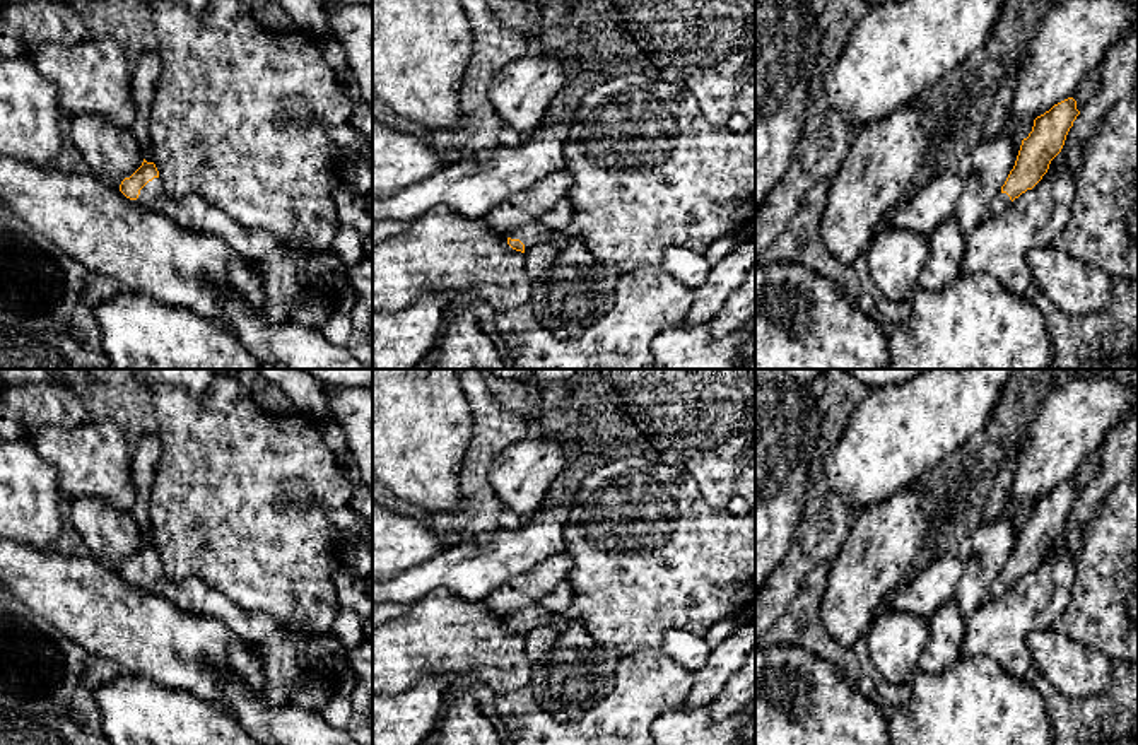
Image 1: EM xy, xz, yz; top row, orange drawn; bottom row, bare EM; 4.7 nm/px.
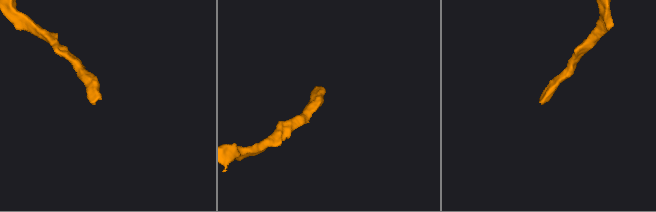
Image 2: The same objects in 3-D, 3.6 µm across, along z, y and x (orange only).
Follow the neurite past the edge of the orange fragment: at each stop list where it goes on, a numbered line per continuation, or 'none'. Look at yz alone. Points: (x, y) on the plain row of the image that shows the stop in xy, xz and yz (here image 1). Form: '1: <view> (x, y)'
1: yz (1002, 583)

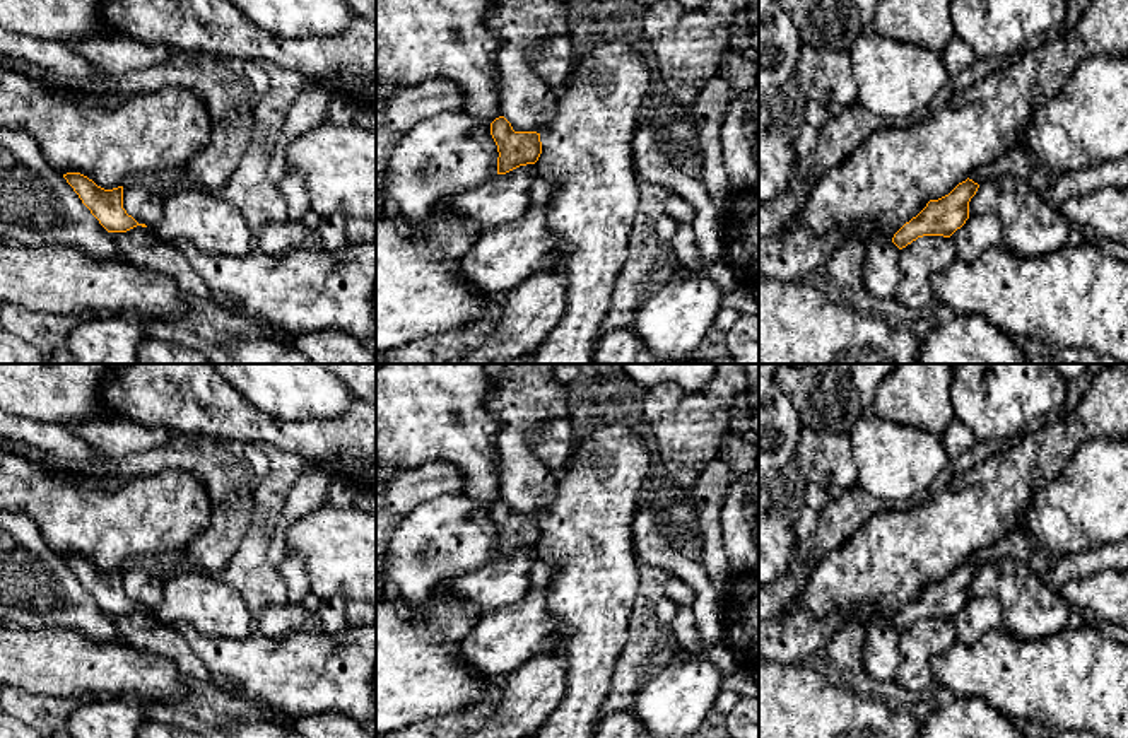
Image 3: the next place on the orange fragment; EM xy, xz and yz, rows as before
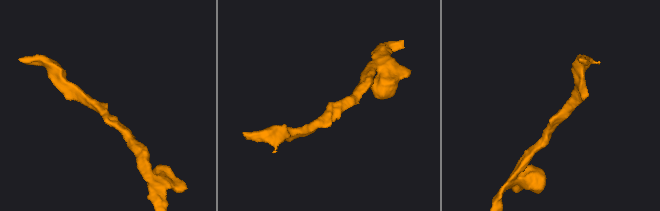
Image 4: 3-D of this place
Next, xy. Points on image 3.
none

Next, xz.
none

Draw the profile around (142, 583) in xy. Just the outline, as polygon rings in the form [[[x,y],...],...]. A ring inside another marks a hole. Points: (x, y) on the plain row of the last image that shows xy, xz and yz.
[[[133,562],[123,567],[123,591],[138,606],[154,610],[164,596],[166,571],[147,562]]]

